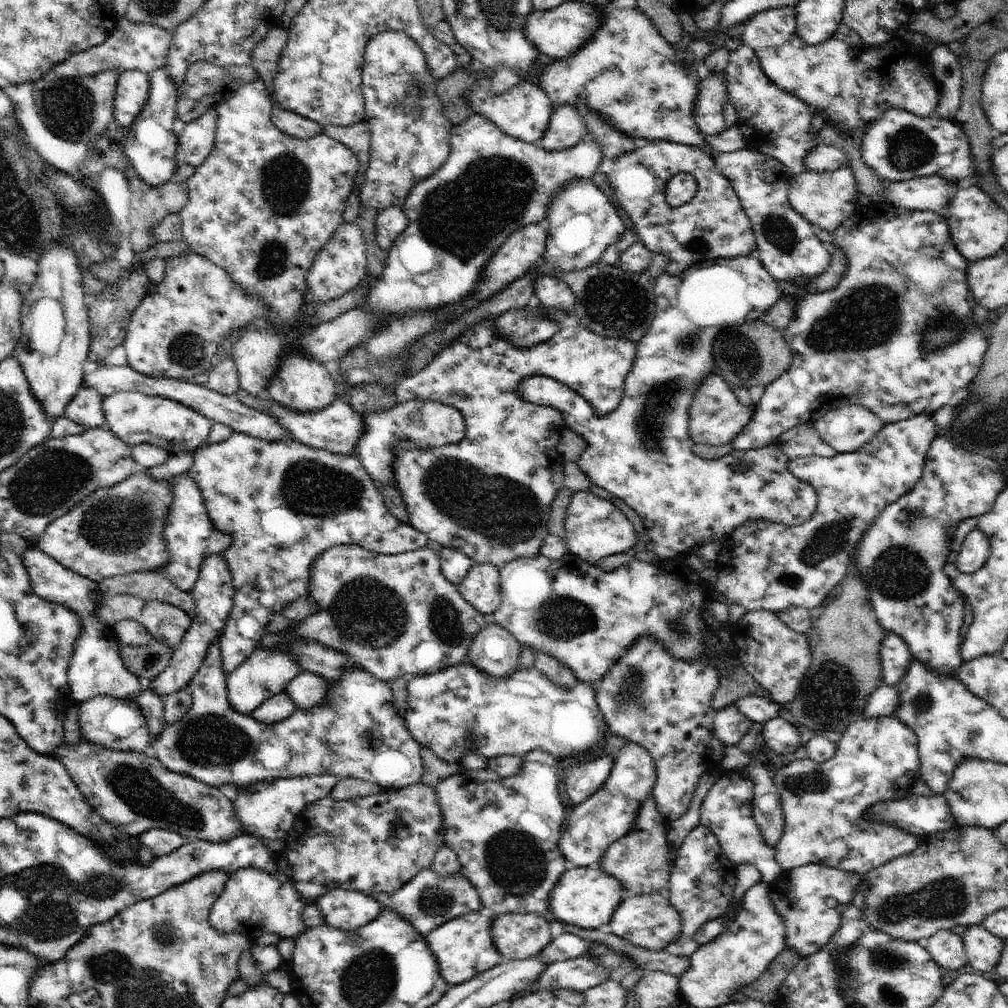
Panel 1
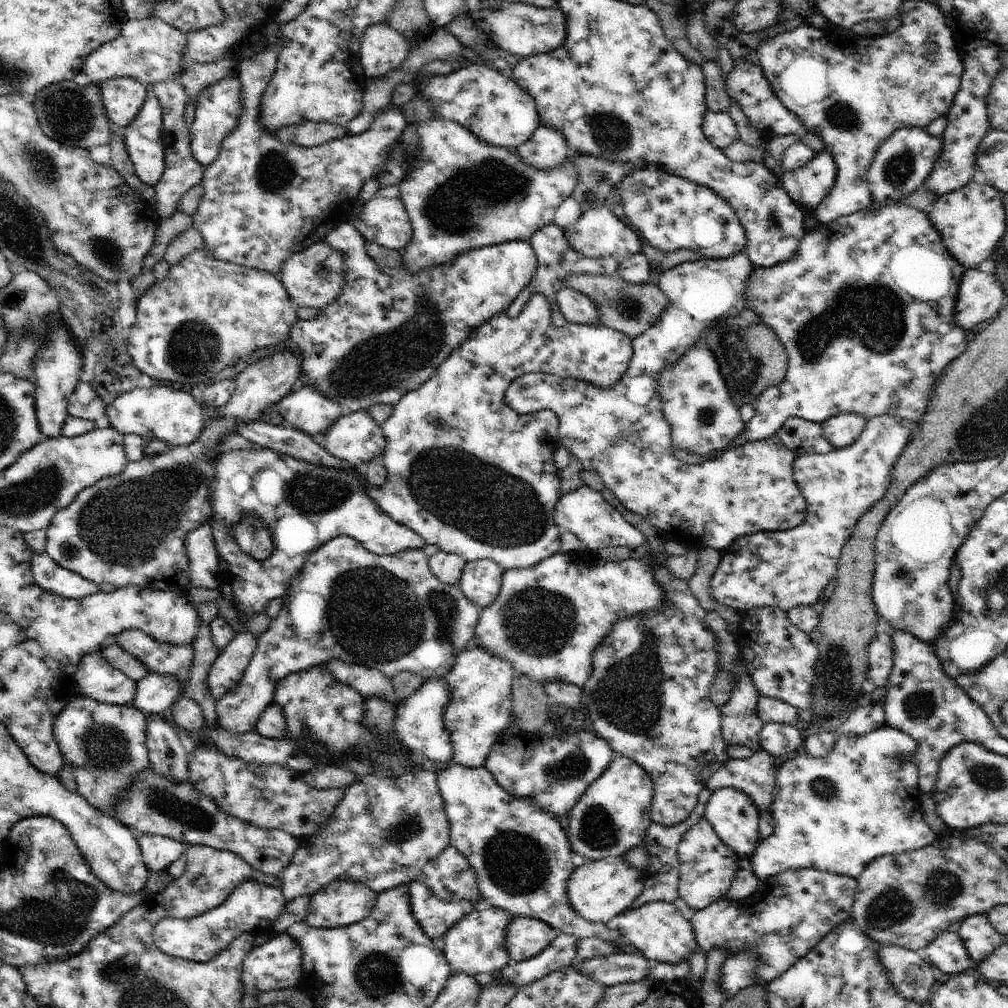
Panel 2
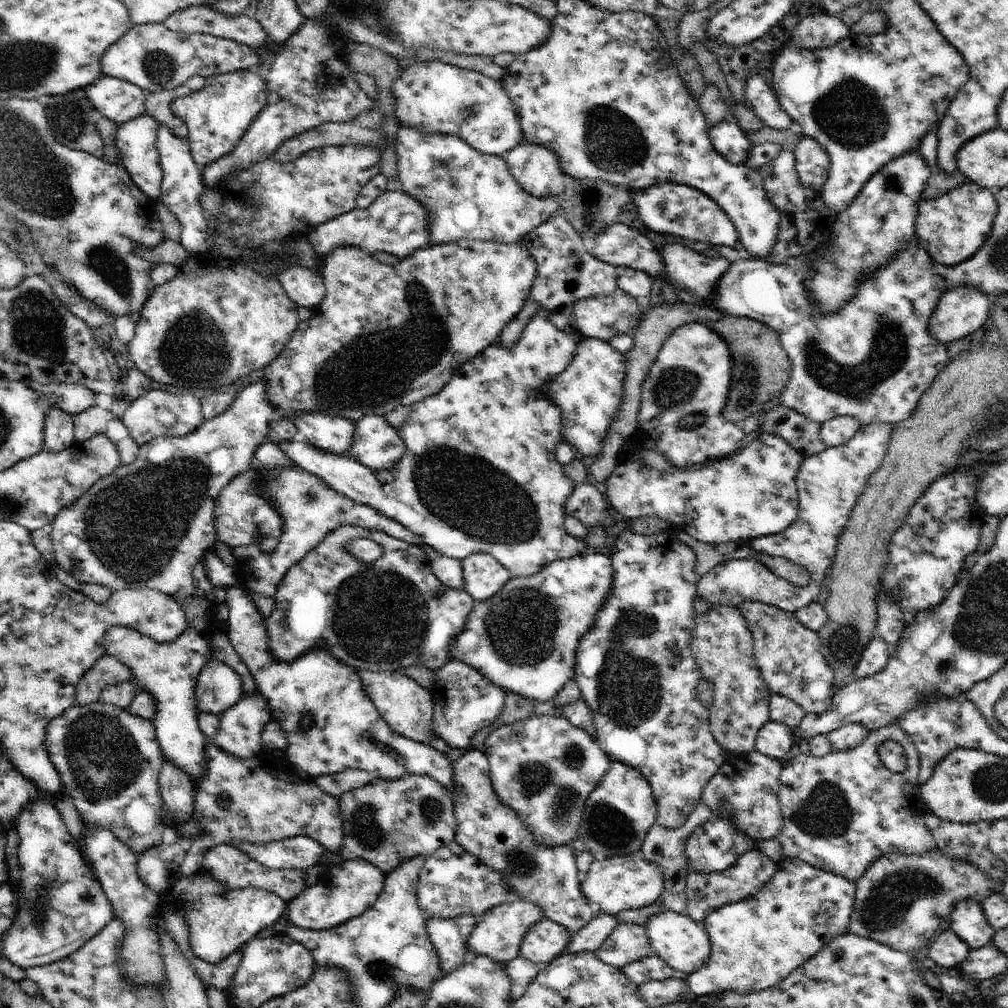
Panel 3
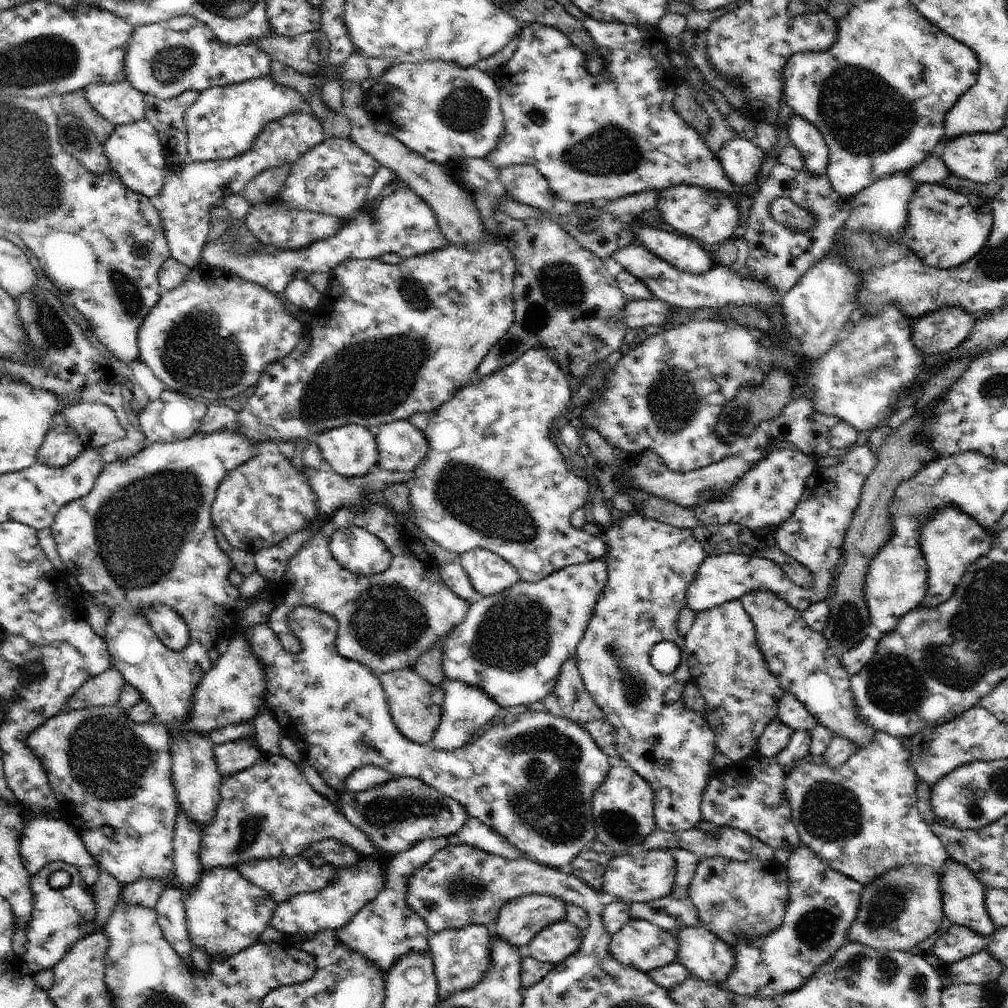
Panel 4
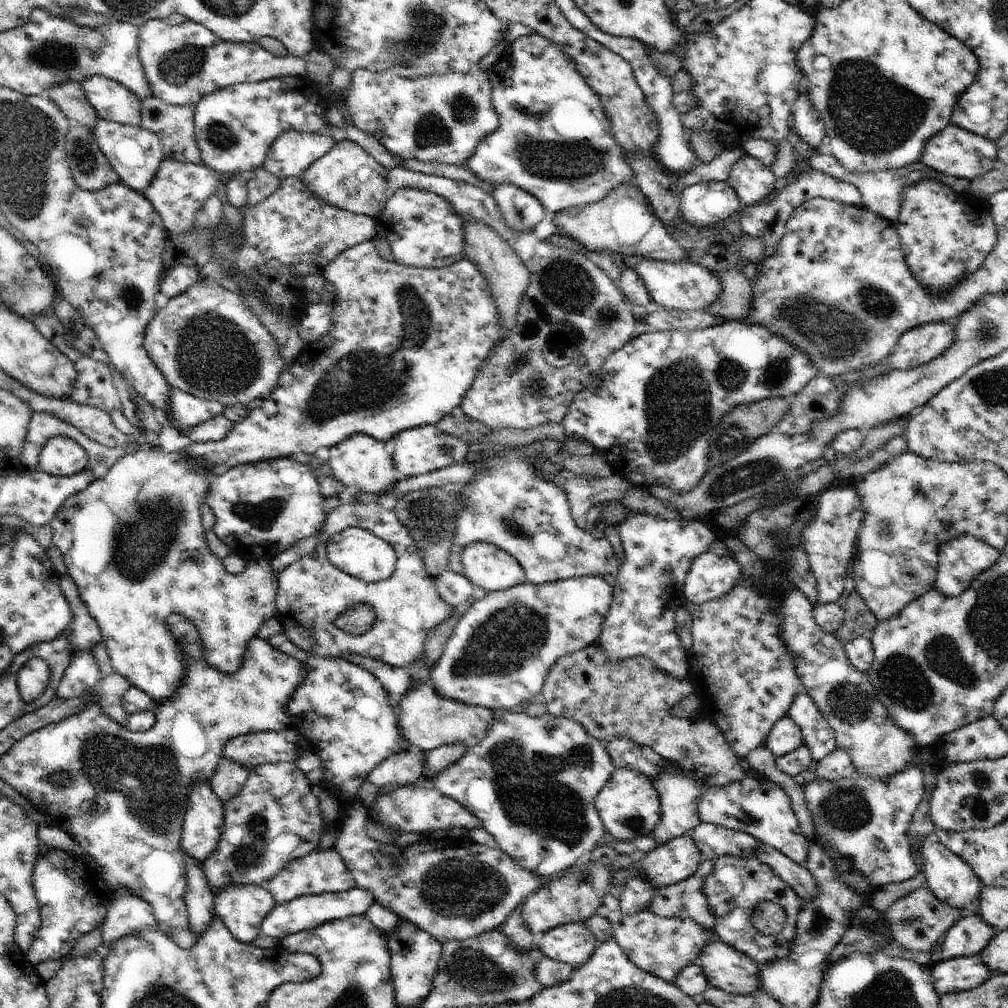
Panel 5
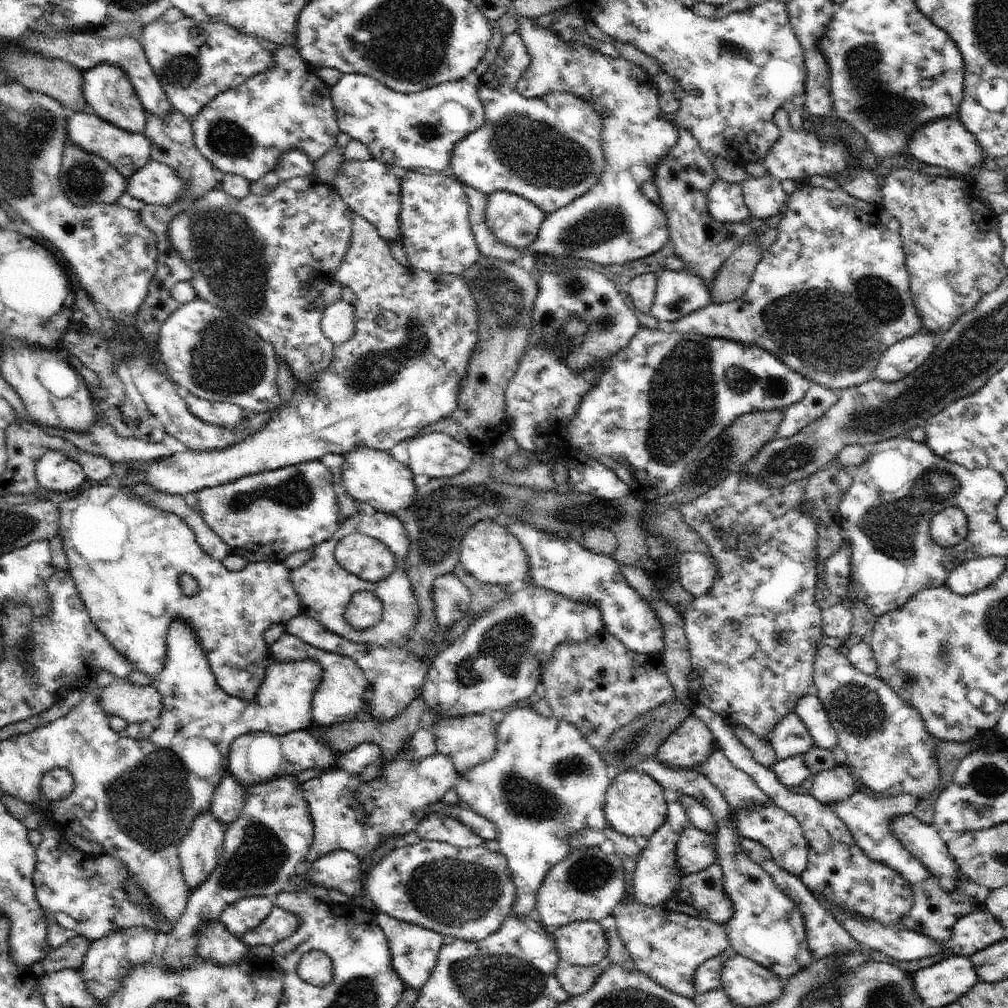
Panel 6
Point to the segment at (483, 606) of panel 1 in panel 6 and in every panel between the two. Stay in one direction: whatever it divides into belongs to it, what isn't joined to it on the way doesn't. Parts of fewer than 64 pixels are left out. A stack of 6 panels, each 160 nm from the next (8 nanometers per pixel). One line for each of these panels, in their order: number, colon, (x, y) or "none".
2: (480, 582)
3: (484, 576)
4: (489, 573)
5: (487, 566)
6: (489, 551)

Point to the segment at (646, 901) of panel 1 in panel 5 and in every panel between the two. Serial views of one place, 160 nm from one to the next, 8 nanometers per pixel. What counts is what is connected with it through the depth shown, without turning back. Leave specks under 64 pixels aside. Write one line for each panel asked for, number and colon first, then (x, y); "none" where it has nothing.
2: (659, 931)
3: (683, 943)
4: (707, 957)
5: (726, 968)

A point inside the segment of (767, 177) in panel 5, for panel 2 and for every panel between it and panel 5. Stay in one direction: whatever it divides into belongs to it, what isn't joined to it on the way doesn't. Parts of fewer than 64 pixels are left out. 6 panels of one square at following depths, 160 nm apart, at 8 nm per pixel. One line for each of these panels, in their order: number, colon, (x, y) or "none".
2: (719, 129)
3: (730, 141)
4: (741, 159)

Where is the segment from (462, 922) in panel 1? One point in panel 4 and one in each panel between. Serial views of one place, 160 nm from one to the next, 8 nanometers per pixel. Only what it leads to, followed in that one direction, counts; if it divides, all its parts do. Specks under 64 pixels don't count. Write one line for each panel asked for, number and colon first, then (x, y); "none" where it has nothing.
2: (477, 944)
3: (499, 934)
4: (519, 921)

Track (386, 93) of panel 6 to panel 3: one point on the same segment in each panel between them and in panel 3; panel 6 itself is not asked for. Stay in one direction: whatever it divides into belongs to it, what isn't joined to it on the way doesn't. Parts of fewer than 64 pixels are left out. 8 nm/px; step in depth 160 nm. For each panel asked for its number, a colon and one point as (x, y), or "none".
3: (431, 97)
4: (444, 112)
5: (440, 119)

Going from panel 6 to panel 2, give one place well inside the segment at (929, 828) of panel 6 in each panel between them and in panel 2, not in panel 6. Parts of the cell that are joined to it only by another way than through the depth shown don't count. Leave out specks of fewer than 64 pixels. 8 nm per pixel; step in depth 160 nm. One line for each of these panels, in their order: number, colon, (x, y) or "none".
2: (980, 938)
3: (968, 920)
4: (963, 895)
5: (949, 877)

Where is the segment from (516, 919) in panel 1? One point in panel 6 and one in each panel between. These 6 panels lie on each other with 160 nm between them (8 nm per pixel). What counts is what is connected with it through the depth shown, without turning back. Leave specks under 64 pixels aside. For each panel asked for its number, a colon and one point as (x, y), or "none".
2: (527, 937)
3: (546, 940)
4: (554, 944)
5: (574, 943)
6: (583, 943)

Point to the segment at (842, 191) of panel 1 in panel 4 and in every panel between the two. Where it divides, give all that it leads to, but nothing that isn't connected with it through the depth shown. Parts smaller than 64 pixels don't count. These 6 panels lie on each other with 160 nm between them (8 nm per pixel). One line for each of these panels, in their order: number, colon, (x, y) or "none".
2: (807, 185)
3: (812, 162)
4: (804, 135)

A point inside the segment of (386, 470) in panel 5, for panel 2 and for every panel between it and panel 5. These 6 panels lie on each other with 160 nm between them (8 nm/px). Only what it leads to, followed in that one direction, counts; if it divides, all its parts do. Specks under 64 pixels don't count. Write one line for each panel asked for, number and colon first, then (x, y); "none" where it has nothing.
2: (305, 408)
3: (334, 435)
4: (351, 450)

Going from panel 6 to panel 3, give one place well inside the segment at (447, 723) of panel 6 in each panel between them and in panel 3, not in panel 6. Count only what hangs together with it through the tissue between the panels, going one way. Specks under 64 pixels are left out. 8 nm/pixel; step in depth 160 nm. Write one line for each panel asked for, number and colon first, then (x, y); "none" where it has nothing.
3: (407, 707)
4: (416, 705)
5: (427, 720)

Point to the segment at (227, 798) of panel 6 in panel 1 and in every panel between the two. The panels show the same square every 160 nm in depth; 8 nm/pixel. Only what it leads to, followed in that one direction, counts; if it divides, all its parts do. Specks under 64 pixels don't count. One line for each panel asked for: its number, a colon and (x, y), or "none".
1: (394, 615)
2: (388, 612)
3: (239, 736)
4: (230, 758)
5: (229, 777)

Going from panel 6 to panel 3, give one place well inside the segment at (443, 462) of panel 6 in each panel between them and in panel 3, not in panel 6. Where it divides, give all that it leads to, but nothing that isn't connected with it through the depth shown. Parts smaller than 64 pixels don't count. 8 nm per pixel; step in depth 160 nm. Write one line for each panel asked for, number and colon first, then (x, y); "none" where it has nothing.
3: (377, 445)
4: (401, 446)
5: (421, 450)

